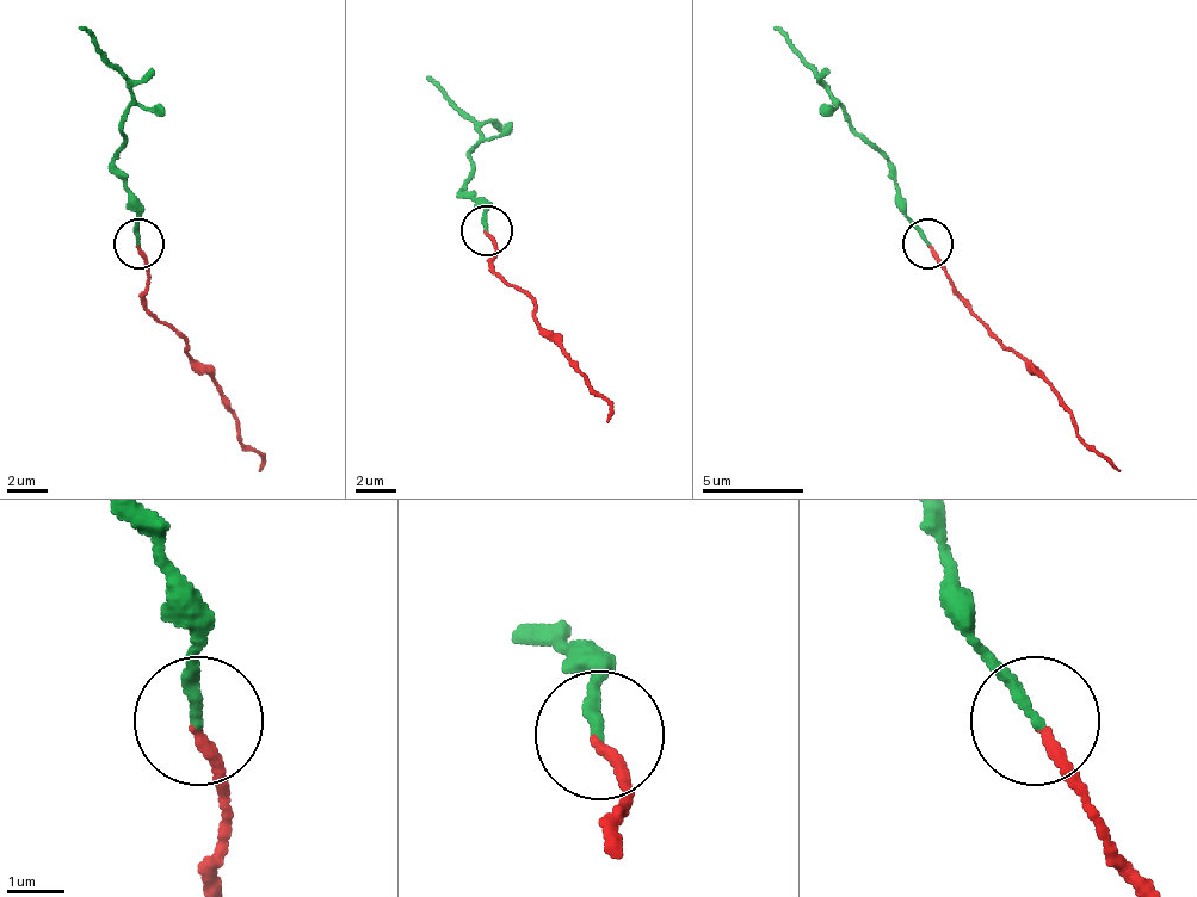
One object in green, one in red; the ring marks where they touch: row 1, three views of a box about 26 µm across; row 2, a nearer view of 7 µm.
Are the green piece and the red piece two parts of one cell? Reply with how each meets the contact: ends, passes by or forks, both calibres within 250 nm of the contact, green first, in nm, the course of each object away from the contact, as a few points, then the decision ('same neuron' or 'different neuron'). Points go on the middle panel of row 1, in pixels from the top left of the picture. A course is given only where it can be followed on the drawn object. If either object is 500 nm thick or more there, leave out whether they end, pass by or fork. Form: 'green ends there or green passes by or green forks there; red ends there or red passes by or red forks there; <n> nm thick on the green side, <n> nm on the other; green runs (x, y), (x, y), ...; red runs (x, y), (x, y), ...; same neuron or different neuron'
green ends there; red ends there; 200 nm thick on the green side, 190 nm on the other; green runs (488, 232), (488, 211), (462, 191), (477, 130), (427, 75); red runs (488, 232), (493, 266), (609, 402), (609, 422); different neuron

